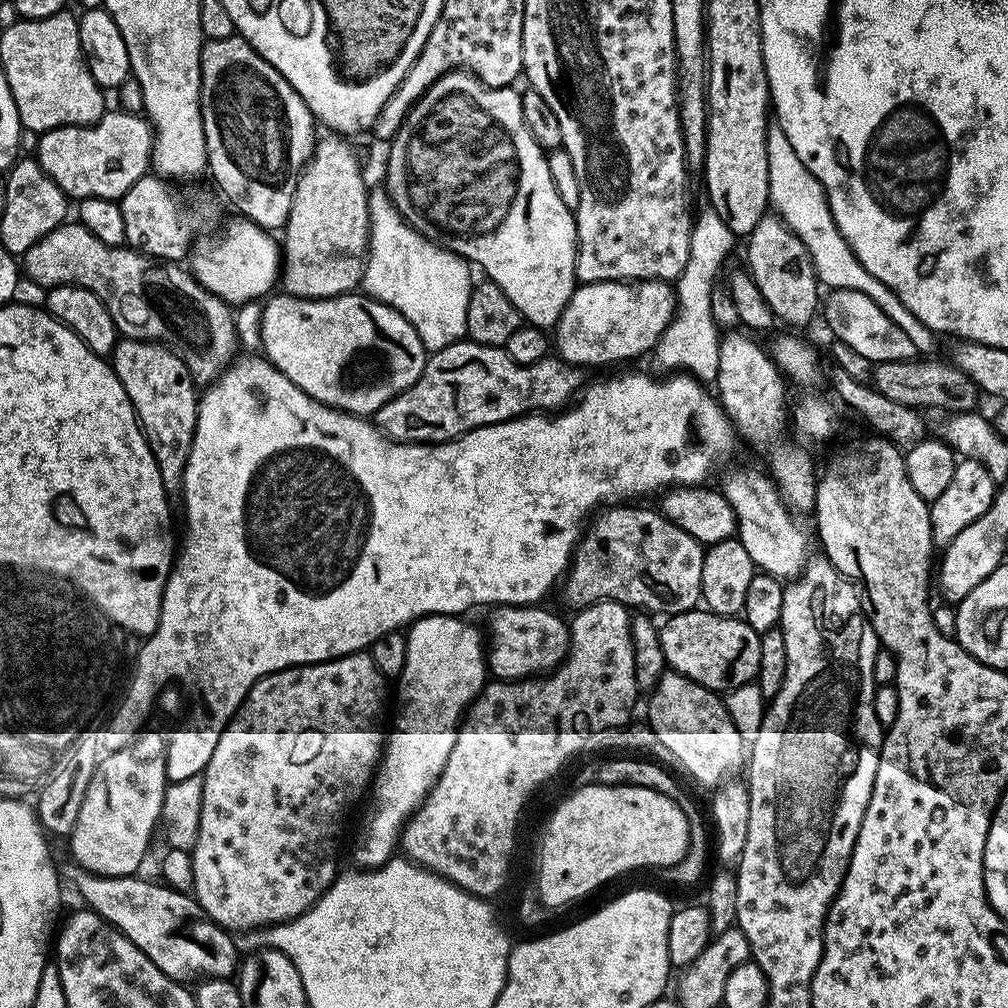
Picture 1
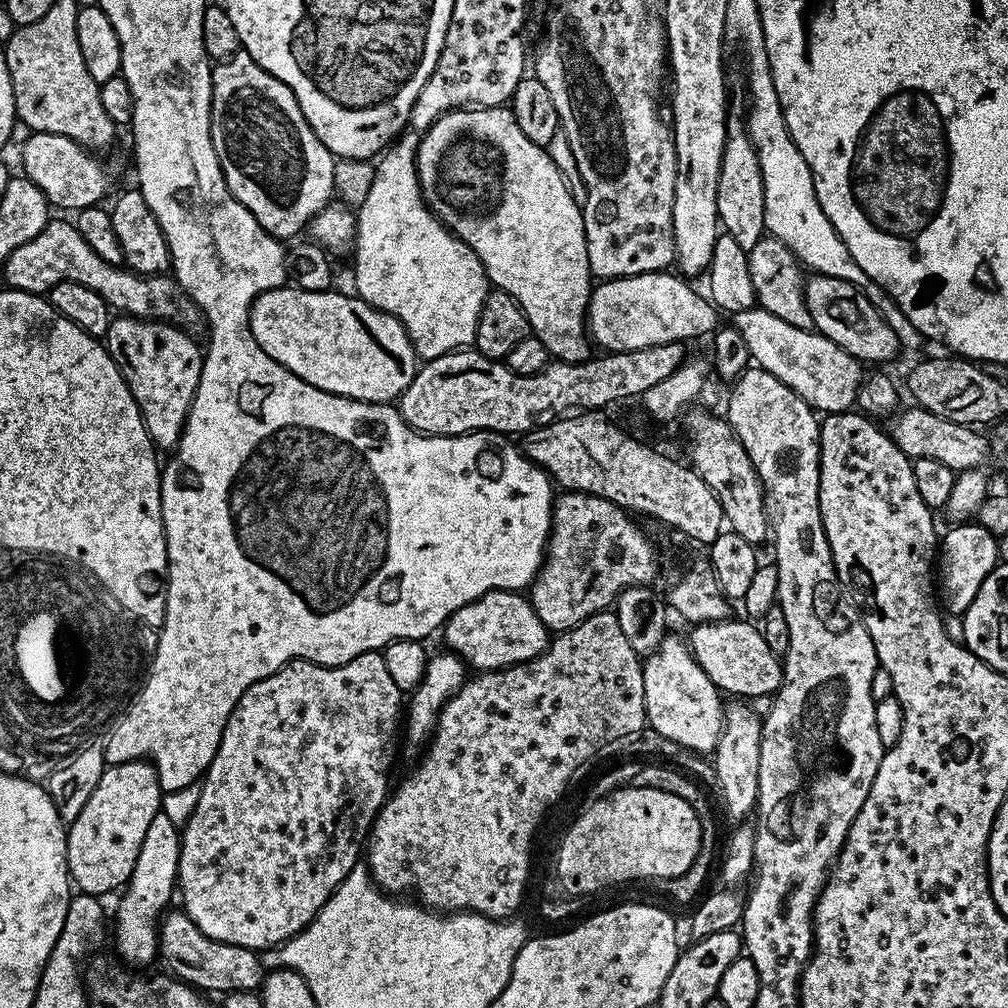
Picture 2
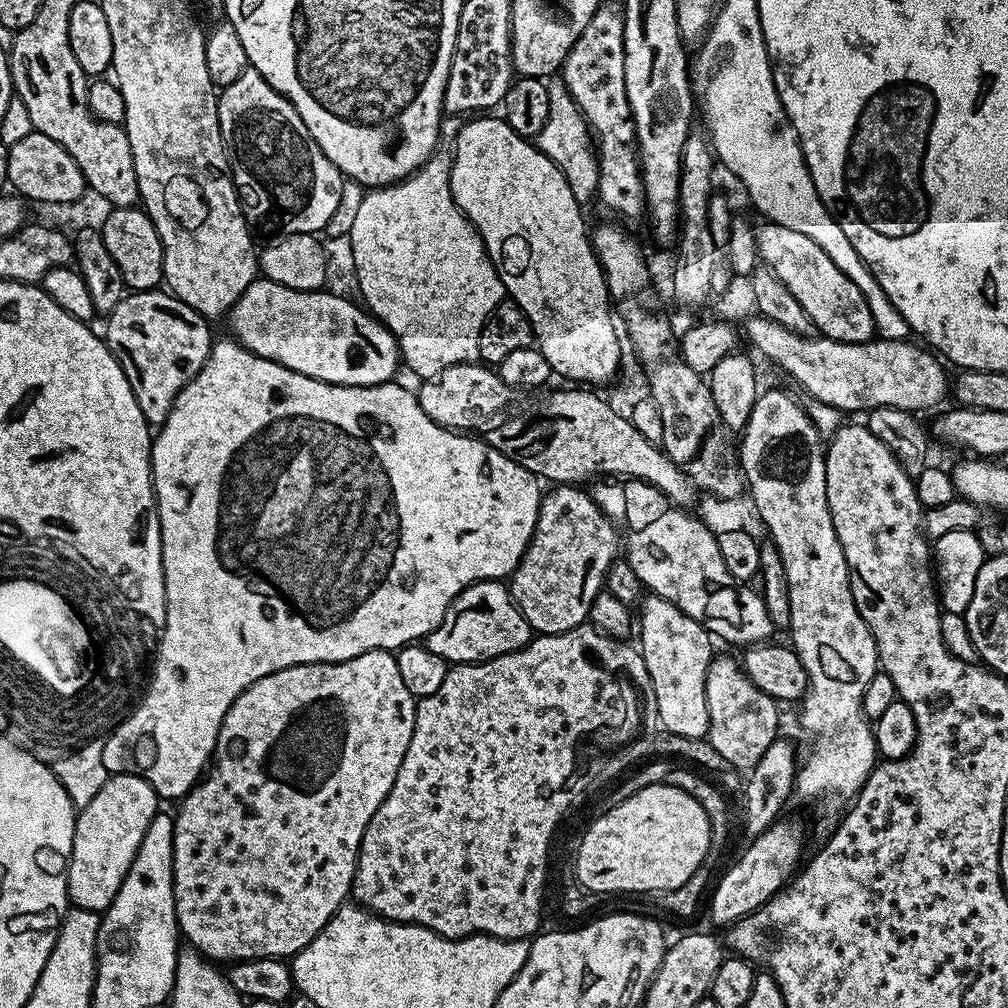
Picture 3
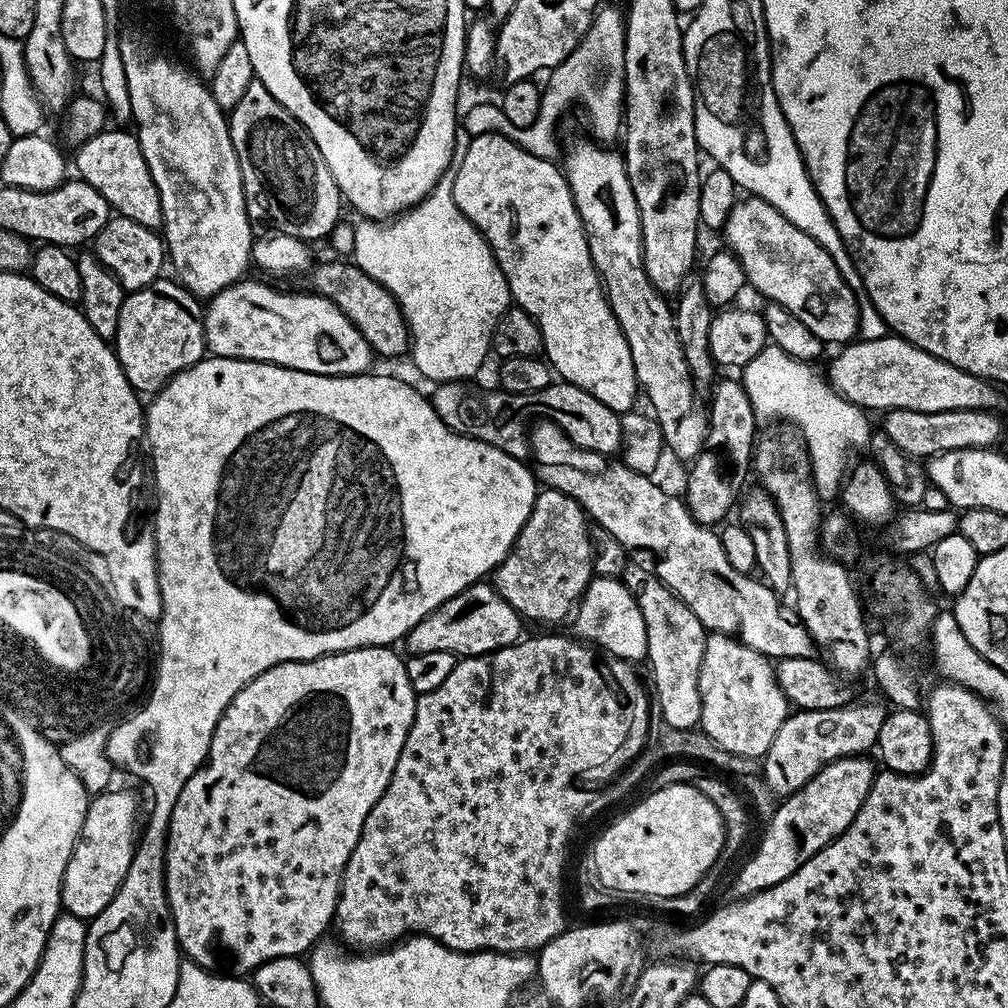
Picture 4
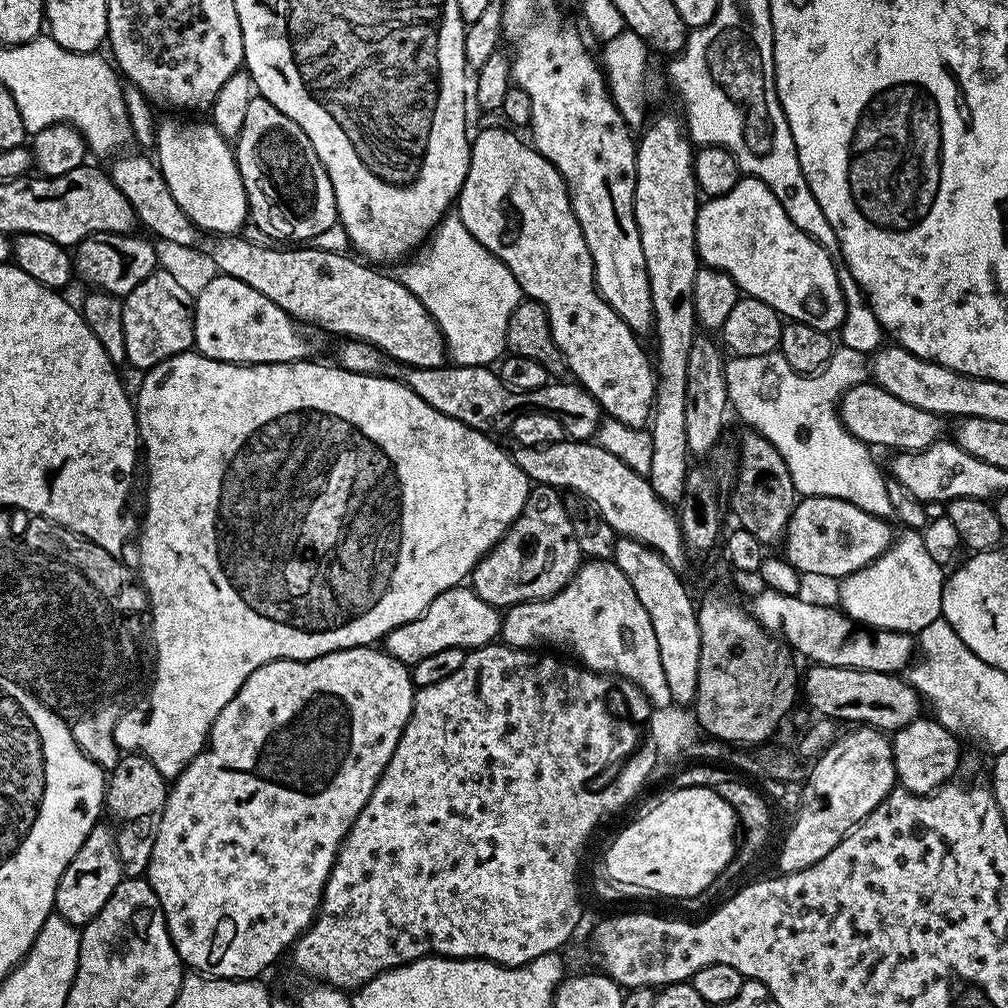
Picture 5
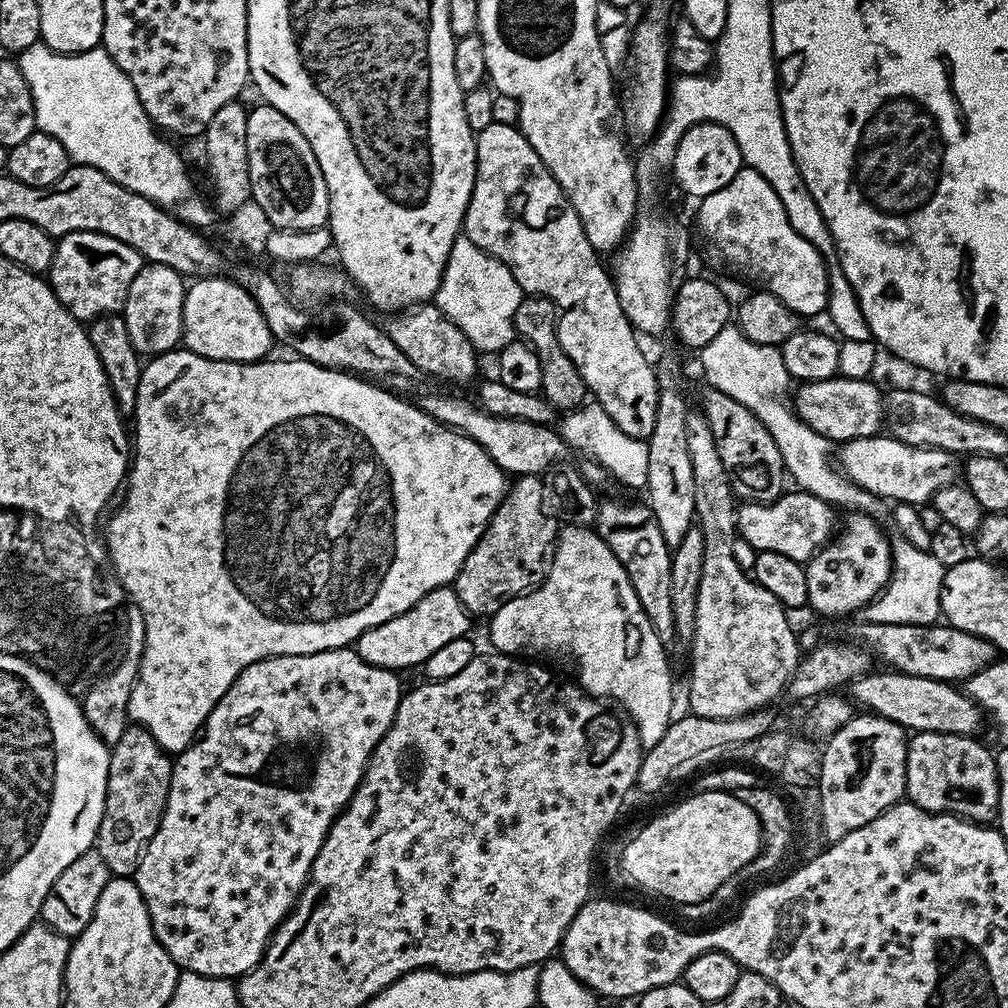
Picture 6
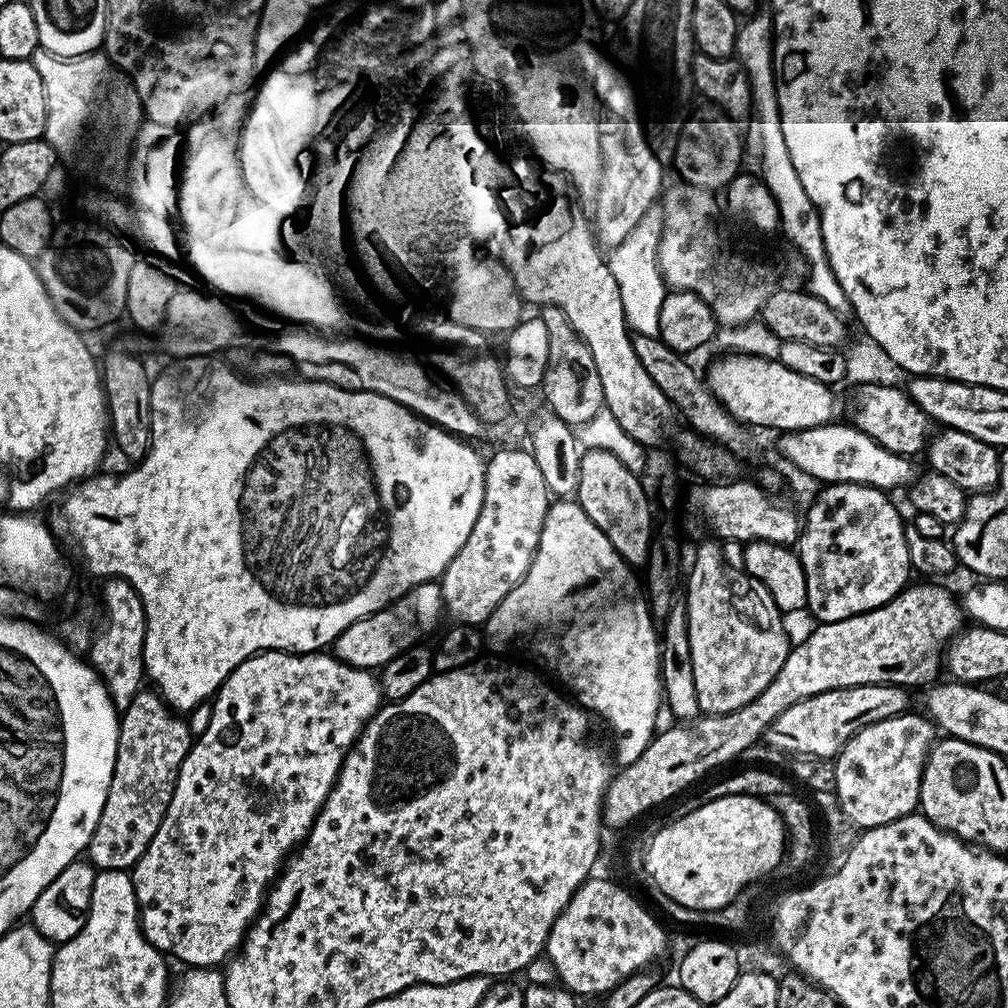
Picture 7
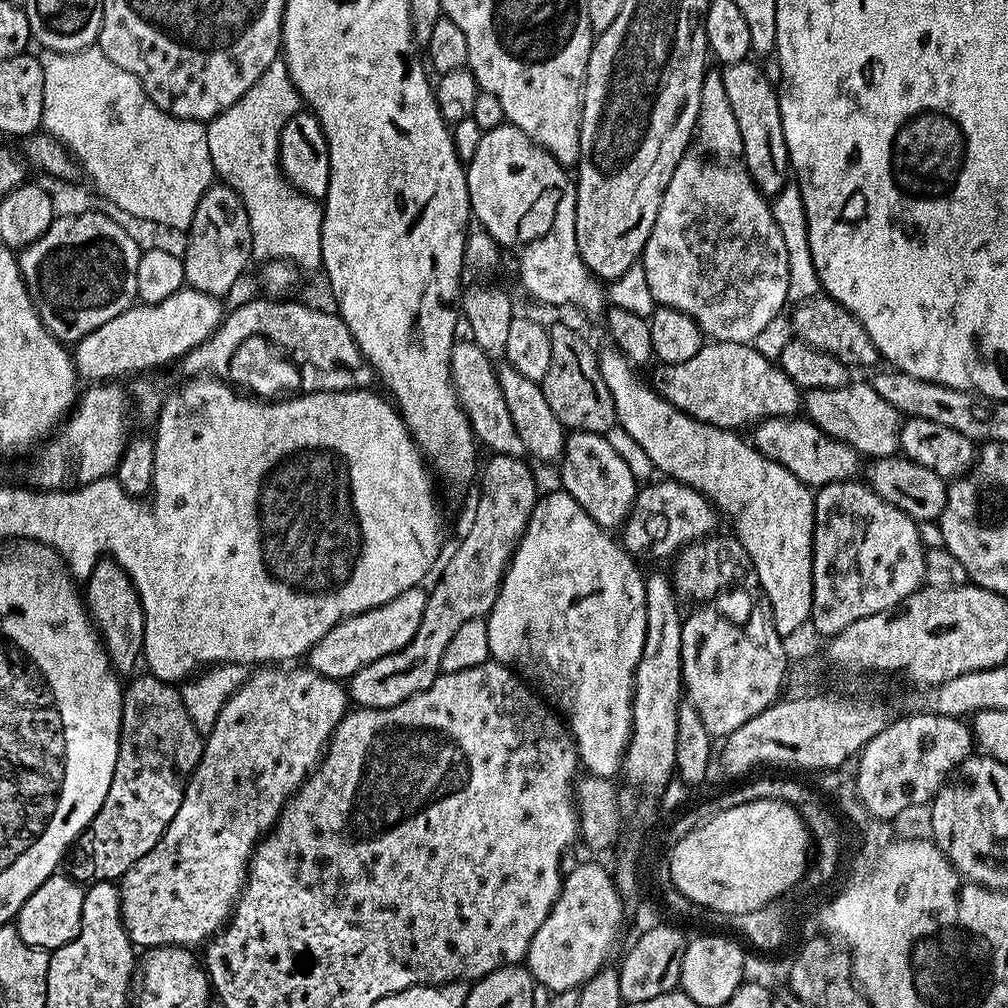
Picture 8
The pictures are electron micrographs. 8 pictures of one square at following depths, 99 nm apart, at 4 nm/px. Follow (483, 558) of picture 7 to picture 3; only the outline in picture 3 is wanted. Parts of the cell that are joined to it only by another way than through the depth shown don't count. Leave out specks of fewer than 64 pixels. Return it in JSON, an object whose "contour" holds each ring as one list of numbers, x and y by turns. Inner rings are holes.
{"contour":[[562,484,549,489,549,492,547,489,541,495,534,534,510,577,513,602,526,618,533,633,541,636,574,630,591,617,594,602,608,579,610,566,616,563,622,552,622,536,621,533,620,536,616,533,619,532,617,525,592,501,591,495,583,487]]}

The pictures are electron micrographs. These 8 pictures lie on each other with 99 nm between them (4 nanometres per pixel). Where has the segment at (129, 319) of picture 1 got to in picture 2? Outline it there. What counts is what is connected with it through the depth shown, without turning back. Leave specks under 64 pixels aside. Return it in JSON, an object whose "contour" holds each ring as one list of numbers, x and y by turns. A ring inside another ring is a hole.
{"contour":[[49,219,48,225,37,236,7,256,2,268,3,283,23,292,47,294,54,286,58,286,58,282,82,282,82,286,90,286,94,294,102,294,109,309,117,313,138,316,142,320,162,320,185,330,193,330,202,324,200,307,180,289,171,275,141,276,127,267,102,262,102,258,98,258,98,254,86,246,86,238,78,234,71,219]]}

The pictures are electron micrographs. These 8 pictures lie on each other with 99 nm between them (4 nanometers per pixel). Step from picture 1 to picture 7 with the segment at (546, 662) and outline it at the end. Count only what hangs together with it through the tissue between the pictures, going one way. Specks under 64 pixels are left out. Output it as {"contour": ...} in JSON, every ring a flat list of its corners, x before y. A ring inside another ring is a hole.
{"contour":[[439,583,416,584,391,601,387,608,354,622,336,639,334,655,351,668,383,669,396,656,415,648,445,619,444,599]]}

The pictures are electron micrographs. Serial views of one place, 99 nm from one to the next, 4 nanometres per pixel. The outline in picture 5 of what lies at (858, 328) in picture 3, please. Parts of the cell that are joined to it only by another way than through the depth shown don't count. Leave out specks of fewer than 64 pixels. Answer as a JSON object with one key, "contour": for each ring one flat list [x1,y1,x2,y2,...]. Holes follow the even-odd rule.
{"contour":[[744,176,726,194,705,199,697,207,696,255,703,267,717,268,730,274,744,296,753,296,756,300,766,302,766,306,789,321,797,320,806,326,814,326,832,334,844,320,844,291,838,282,838,274,830,254,826,254,817,240,810,239,806,233,798,230,798,226,794,226,794,222,790,222,786,210,782,210,782,202,774,198,766,182]]}

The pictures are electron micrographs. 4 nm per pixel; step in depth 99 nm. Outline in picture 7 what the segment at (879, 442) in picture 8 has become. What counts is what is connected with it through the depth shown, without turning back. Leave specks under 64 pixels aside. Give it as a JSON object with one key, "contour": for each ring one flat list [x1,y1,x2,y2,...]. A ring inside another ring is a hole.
{"contour":[[866,385,857,387,855,392,856,420,854,419,854,426,862,430,862,434,874,438,878,446,886,446,886,450,899,456,916,458,919,452,921,455,925,451,930,433,934,428,933,421,928,419,922,406,918,406,908,397,903,387]]}

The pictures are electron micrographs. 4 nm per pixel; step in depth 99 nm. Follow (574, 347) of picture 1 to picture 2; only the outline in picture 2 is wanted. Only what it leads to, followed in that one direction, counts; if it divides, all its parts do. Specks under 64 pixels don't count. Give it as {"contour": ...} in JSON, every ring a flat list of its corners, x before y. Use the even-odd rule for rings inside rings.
{"contour":[[671,271,647,272,637,276,617,276,605,279,597,283,592,289,592,296,588,299,588,315,586,317,586,332,591,343,596,344,605,353,609,352,633,352,642,350,646,346,658,346,659,344,679,344,689,342,695,336,707,337,716,331,716,308,713,301,707,295,699,296,691,288,689,281,679,274]]}

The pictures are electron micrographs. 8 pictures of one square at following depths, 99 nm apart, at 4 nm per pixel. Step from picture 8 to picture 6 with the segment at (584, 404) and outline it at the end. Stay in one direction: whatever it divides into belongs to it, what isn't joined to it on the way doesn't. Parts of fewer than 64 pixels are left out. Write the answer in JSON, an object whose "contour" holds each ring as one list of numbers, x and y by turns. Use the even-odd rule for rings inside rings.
{"contour":[[525,295,518,306,516,315,516,335,519,339,532,345,538,354,538,362,542,366,542,382,540,392,545,400,556,410,571,410,585,403,589,395,587,384,582,374,578,374,578,366,574,366,572,359,562,350,556,337,556,322,558,309,556,303,545,296]]}

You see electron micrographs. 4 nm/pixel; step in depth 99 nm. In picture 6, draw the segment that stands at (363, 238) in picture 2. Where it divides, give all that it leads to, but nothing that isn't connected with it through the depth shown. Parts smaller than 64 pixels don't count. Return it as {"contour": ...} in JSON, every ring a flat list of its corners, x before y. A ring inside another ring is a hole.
{"contour":[[461,234,448,255,434,303,447,320,454,322,454,326,458,326,458,330,470,338,477,353,498,354,517,339,516,315,525,295,512,271,501,260,474,246,474,242]]}

